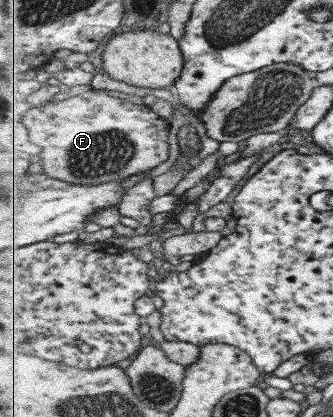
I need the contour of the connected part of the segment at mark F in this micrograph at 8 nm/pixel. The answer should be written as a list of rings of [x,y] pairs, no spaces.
[[[89,90],[77,98],[51,101],[37,108],[30,108],[23,124],[29,128],[31,140],[43,148],[41,164],[45,168],[44,174],[81,186],[105,184],[151,172],[167,162],[171,152],[167,119],[161,118],[149,106],[137,108],[136,100],[129,102],[129,97],[117,98],[116,93],[104,90]]]

